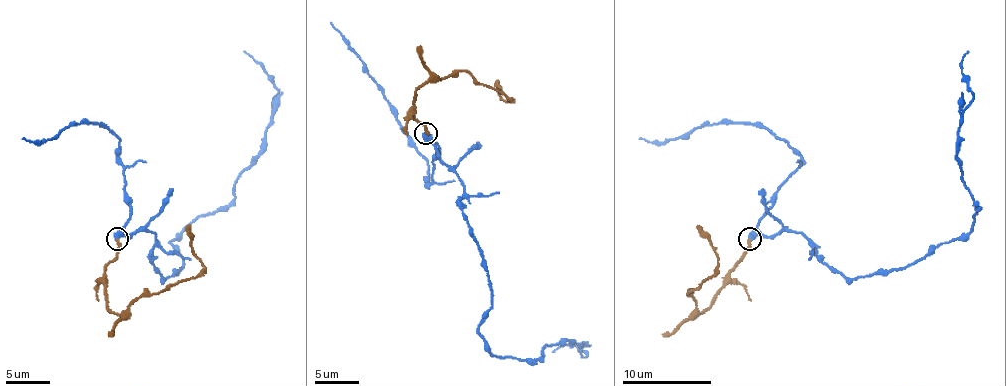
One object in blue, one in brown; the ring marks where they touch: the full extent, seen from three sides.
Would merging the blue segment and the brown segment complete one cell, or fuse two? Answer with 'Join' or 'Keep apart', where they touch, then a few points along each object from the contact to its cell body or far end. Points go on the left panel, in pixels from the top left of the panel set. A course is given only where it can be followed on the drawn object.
Join. Place: (117, 238). Course of blue: (117, 238), (150, 231), (163, 278), (183, 264), (170, 242), (234, 198), (278, 89), (243, 52). Course of brown: (117, 238), (119, 251), (105, 267), (105, 304), (119, 313), (143, 296), (194, 278), (203, 267), (187, 225)

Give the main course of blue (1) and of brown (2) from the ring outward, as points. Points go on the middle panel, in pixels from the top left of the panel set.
1: (425, 134), (463, 187), (492, 298), (478, 327), (487, 349), (538, 360), (569, 340), (587, 353), (551, 351)
2: (425, 131), (414, 116), (414, 94), (427, 83), (467, 71), (478, 83), (512, 100), (500, 96), (496, 80)

